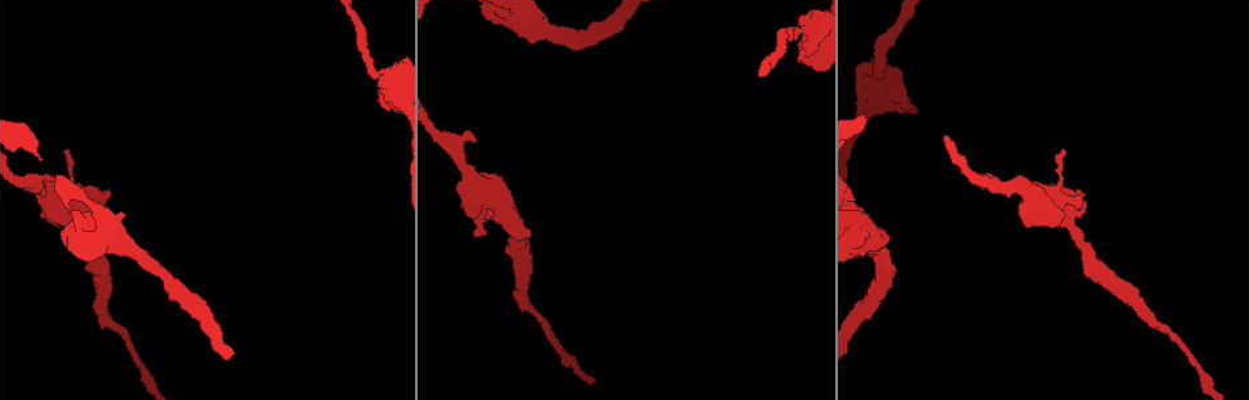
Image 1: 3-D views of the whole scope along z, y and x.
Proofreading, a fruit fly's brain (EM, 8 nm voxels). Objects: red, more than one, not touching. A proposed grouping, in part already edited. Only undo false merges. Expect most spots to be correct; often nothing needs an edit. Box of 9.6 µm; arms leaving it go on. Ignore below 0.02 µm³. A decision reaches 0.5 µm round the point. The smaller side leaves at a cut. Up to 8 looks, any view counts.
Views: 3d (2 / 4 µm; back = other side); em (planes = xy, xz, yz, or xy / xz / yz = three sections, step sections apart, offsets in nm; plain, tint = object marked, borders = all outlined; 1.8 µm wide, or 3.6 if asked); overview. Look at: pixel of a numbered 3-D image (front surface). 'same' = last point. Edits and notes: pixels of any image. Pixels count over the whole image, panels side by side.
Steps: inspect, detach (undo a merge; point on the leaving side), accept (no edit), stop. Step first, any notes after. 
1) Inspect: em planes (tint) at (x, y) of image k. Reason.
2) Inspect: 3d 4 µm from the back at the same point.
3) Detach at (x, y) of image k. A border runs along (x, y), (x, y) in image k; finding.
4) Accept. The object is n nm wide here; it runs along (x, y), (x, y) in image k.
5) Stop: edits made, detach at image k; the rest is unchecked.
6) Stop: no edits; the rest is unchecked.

Inspect: em 3.6 µm xy step 4 (tint) at (500, 8) of image 1. Sharp bend.

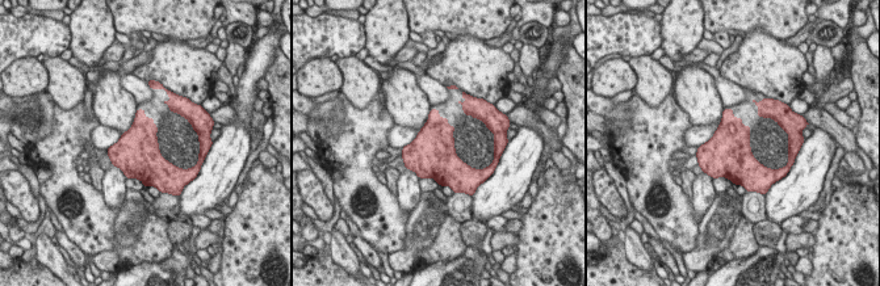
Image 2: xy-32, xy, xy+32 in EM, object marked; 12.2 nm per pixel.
Inspect: em 3.6 µm planes (tint) at the same point. Another direction.

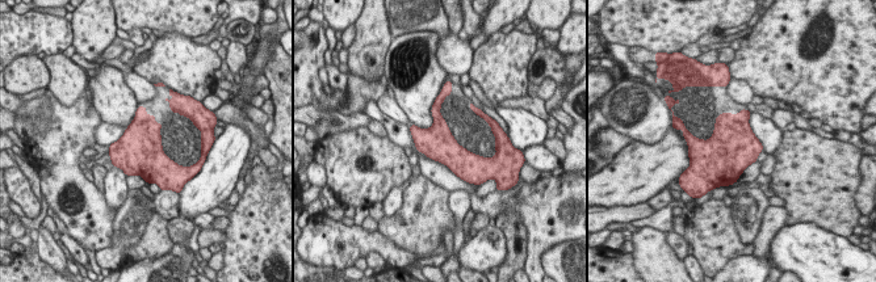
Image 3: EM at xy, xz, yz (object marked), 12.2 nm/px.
Accept. All the same neuron.

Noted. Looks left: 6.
Inspect: em planes (tint) at (1148, 319) of image 1. Sudden change in width.

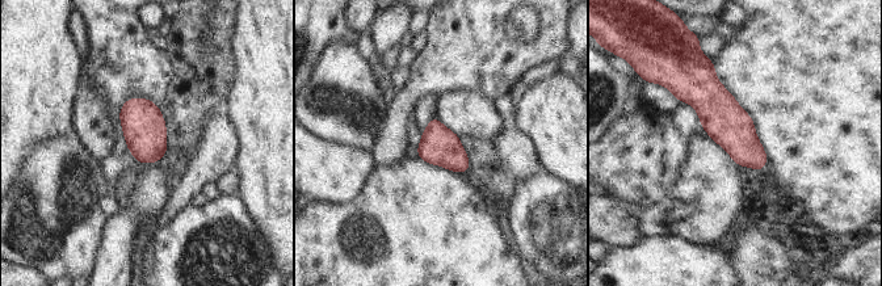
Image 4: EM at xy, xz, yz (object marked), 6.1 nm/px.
Accept. It runs along (708, 68), (708, 96), (759, 167) in image 4; continuous, no second neuron.

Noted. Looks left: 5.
Inspect: em 3.6 µm yz step 8 (tint) at (507, 217) of image 1. Thick turns thin.

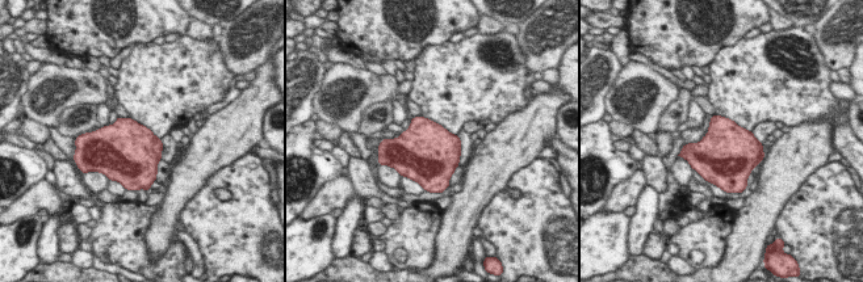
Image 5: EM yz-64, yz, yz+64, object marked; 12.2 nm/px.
Inspect: em 3.6 µm planes (borders) at the same point.

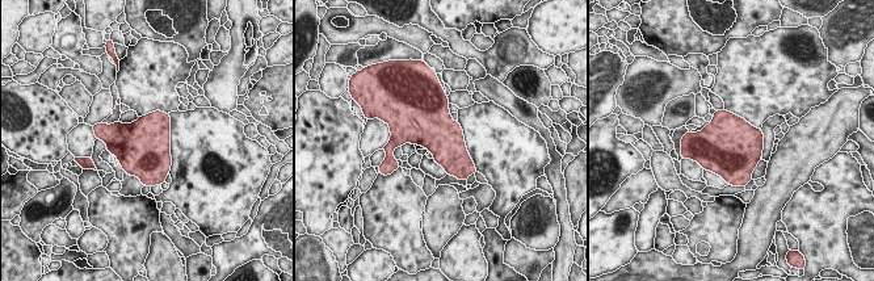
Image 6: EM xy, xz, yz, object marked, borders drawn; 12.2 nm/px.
Accept. All the same neuron.

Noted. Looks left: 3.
Inspect: 3d 4 µm at (874, 78) of image 1. Thick turns thin.

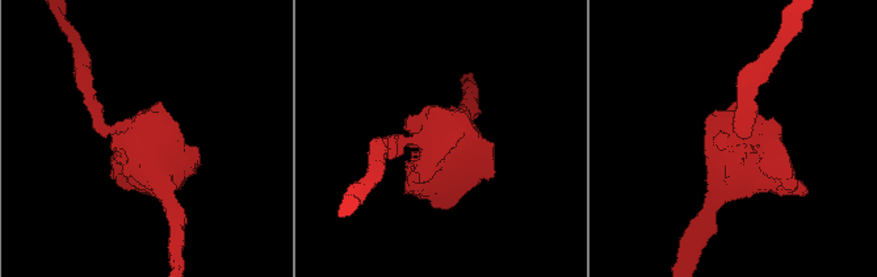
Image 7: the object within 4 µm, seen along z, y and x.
Inspect: em planes (tint) at (426, 139) of image 7.

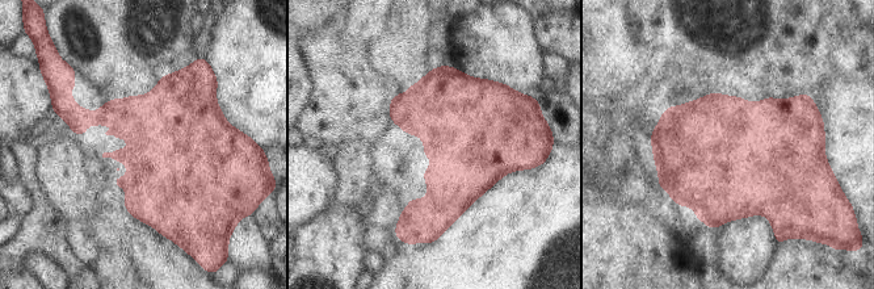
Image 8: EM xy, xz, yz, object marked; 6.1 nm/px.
Accept. The object is 440 nm wide here; one neuron here.

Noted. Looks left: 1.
Stop: no edits; the rest is unchecked.

